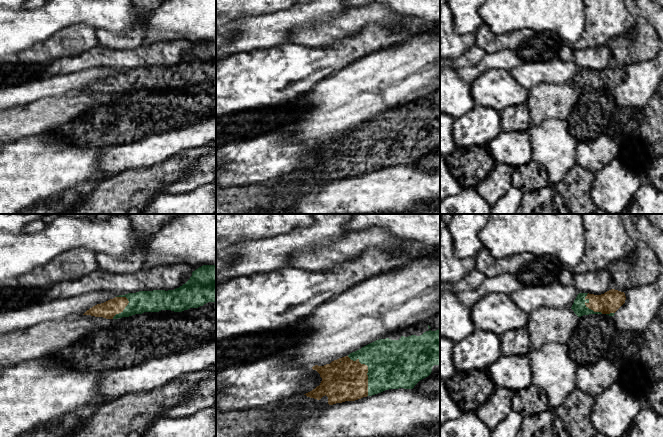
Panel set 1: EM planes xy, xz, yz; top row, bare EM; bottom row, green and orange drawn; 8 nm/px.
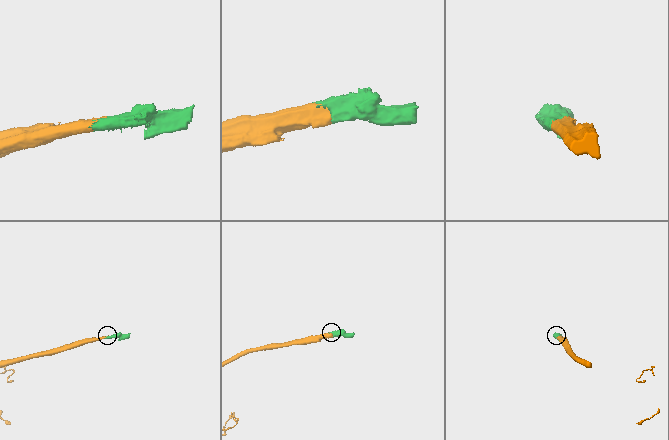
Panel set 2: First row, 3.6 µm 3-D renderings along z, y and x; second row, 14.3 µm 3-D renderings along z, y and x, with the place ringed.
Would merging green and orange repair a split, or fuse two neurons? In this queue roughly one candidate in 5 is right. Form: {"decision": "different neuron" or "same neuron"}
{"decision": "different neuron"}

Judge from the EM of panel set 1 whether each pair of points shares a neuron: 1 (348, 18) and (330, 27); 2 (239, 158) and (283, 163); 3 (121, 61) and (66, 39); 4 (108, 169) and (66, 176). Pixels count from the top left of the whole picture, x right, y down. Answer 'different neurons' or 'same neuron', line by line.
1: same neuron
2: same neuron
3: different neurons
4: different neurons

